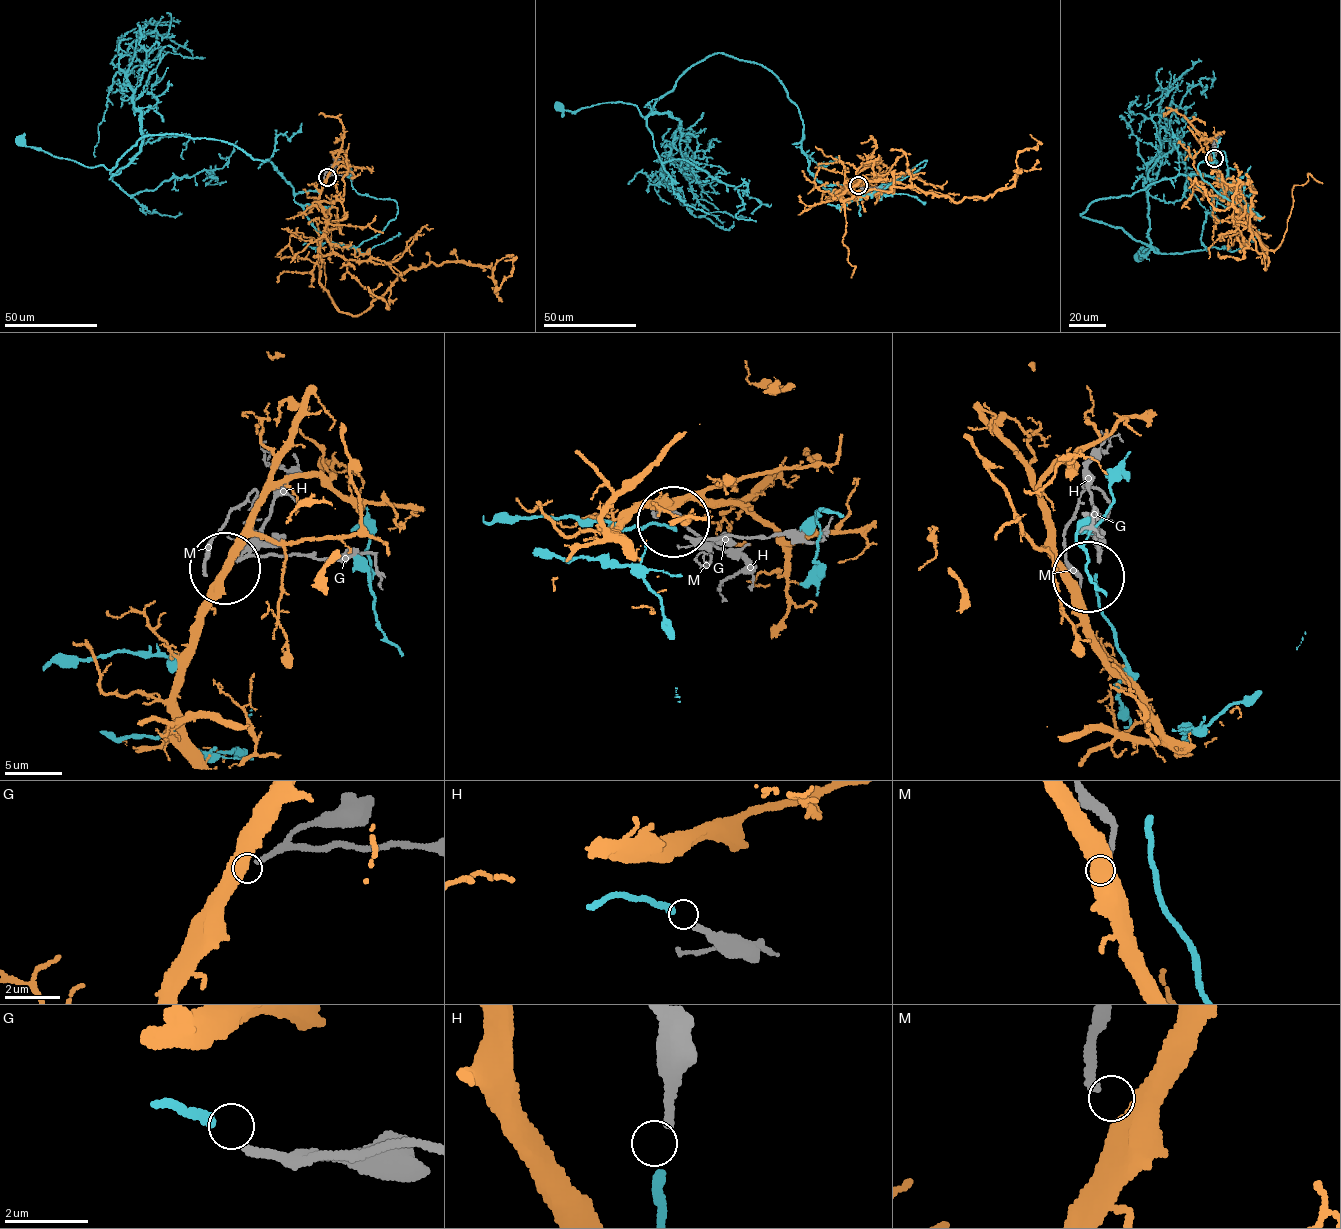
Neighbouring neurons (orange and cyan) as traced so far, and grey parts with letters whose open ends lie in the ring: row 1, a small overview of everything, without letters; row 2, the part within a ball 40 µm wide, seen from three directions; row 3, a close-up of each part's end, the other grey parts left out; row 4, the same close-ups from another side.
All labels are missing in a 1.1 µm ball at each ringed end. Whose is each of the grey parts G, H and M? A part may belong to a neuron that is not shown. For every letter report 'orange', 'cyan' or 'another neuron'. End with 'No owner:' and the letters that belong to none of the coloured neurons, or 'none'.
G: another neuron
H: cyan
M: orange
No owner: G

